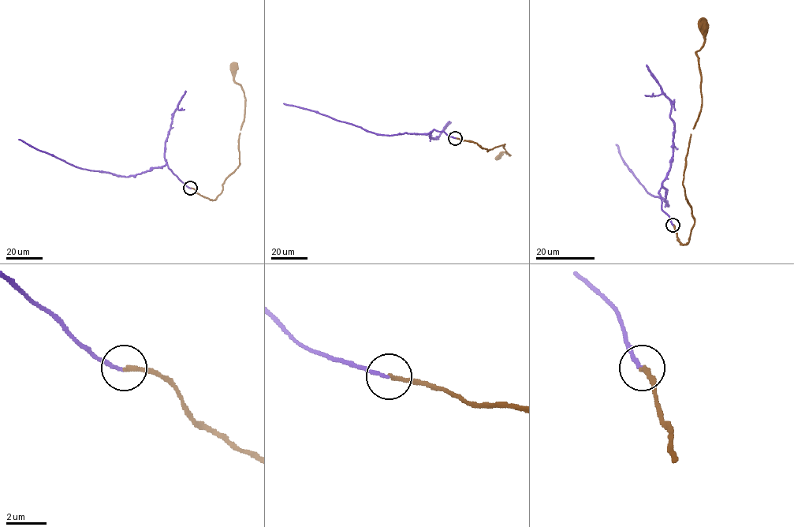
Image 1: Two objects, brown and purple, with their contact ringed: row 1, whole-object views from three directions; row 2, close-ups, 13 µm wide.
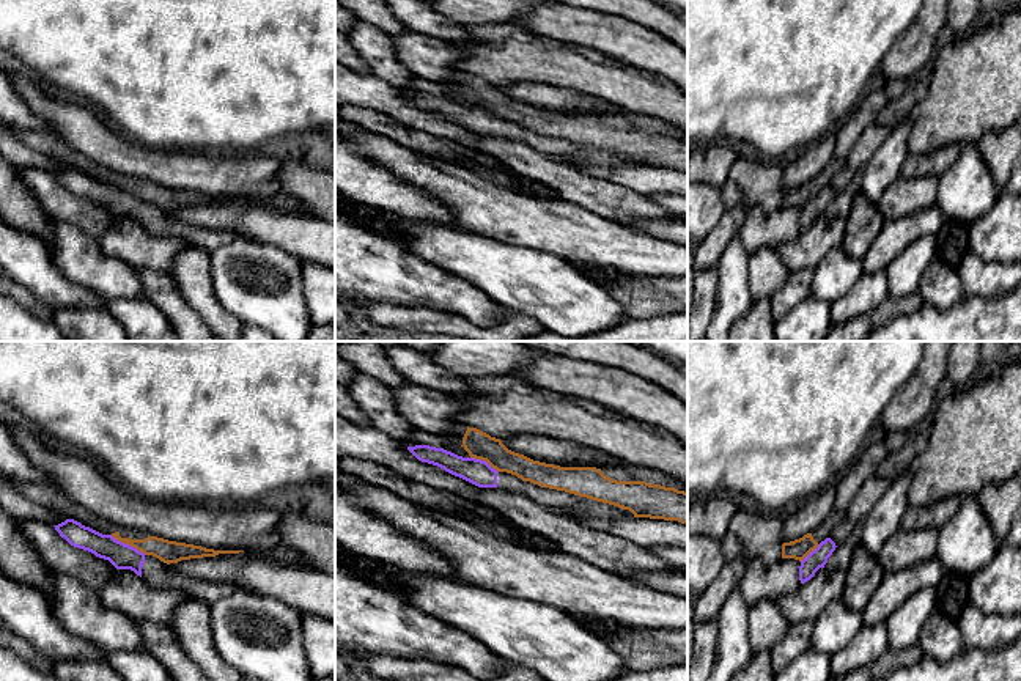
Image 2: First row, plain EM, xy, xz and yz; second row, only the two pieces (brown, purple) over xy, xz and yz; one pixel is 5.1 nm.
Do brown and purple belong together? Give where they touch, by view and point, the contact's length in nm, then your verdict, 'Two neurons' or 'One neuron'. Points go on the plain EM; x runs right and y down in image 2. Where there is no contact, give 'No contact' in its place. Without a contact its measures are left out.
Touches brown at xy (128, 191). Shared border 200 nm. Two neurons

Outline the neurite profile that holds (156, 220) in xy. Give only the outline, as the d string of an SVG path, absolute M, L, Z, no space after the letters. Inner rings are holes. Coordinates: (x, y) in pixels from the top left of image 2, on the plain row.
M66 167L53 175L71 193L109 208L116 217L134 219L153 236L175 236L186 245L205 248L208 252L239 237L228 230L212 230L171 220L168 212L159 206L145 203L135 195L115 187L112 182L102 182L74 167Z

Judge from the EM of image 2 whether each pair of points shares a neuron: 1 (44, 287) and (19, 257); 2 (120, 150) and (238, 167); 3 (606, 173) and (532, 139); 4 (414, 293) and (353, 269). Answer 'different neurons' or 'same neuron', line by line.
1: same neuron
2: same neuron
3: different neurons
4: same neuron

